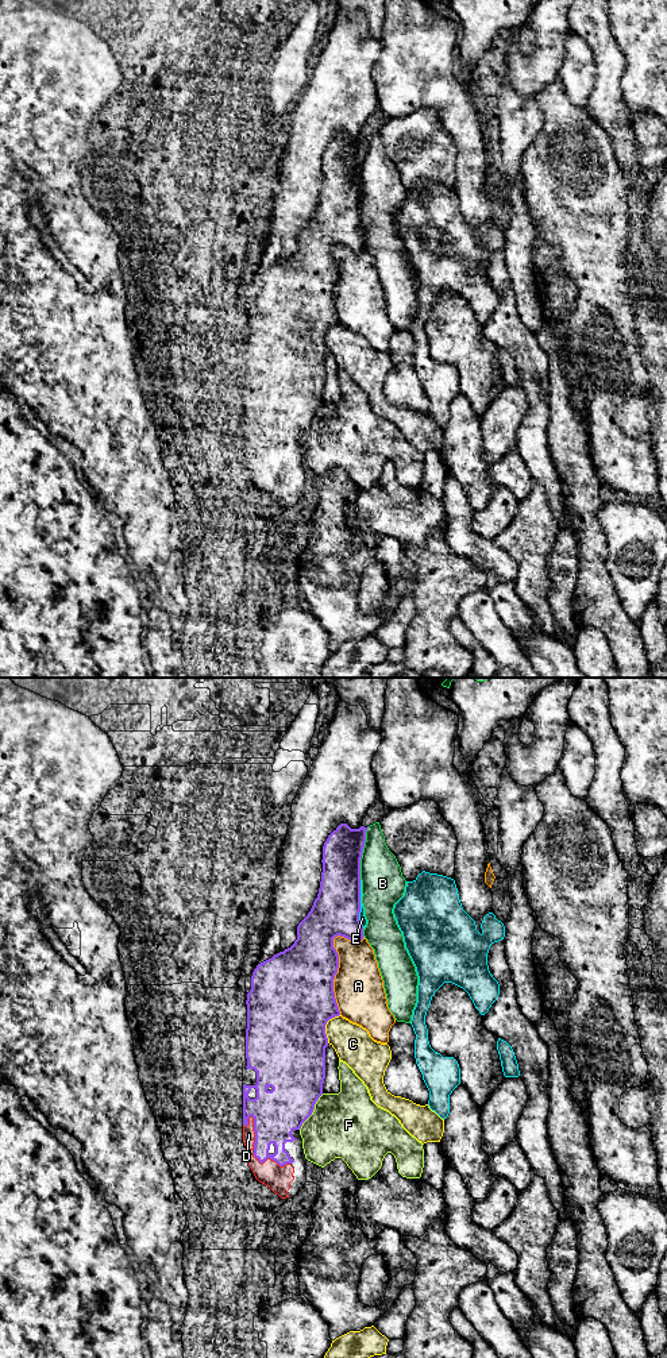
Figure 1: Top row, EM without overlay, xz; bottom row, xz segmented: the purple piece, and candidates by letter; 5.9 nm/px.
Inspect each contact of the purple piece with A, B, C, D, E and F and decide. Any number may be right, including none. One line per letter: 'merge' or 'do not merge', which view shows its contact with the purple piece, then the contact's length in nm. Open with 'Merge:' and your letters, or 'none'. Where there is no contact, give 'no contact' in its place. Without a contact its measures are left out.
Merge: D
A: do not merge; contact in xz; length 500 nm
B: do not merge; contact in xz; length 320 nm
C: do not merge; contact in xz; length 190 nm
D: merge; contact in xz; length 200 nm
E: do not merge; contact in xz; length 280 nm
F: do not merge; contact in xz; length 260 nm

